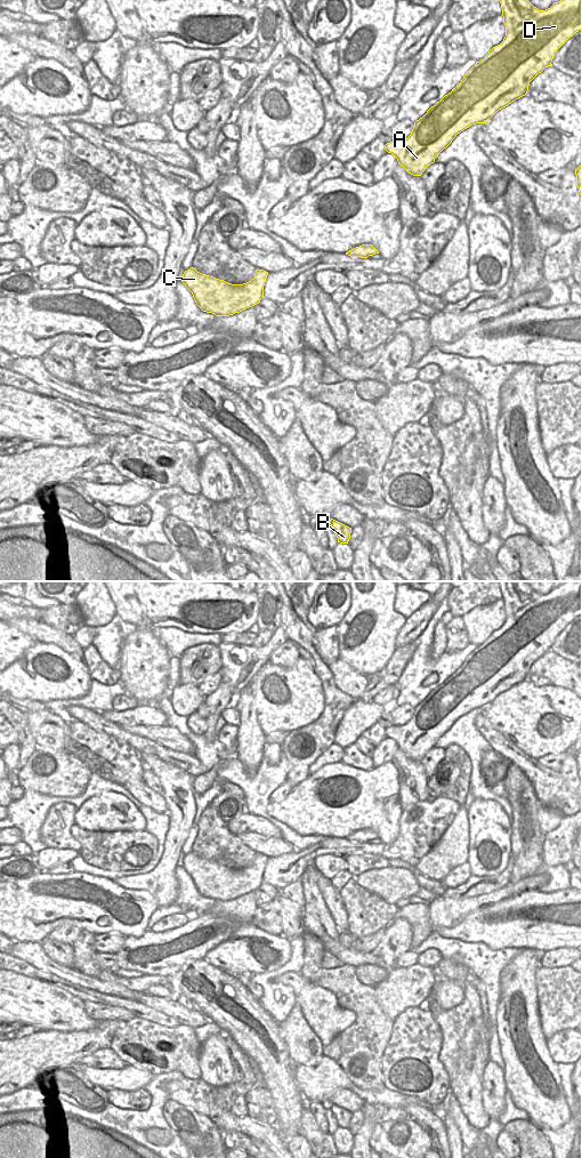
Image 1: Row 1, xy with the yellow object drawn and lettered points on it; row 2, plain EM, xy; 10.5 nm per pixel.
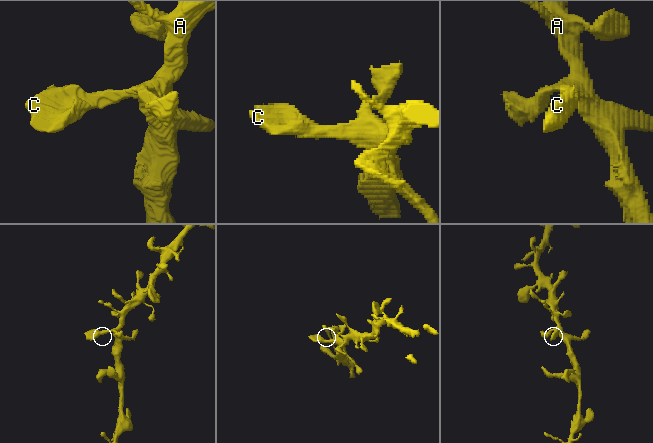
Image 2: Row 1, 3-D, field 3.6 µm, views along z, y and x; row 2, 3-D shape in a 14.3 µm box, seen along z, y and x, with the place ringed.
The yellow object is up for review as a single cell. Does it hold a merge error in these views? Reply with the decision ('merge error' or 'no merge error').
no merge error

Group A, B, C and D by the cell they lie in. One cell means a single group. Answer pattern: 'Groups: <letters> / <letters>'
Groups: A B C D

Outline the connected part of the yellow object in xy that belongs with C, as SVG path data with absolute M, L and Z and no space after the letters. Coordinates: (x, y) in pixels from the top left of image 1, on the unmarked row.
M191 852L184 857L181 867L203 896L229 901L260 887L267 860L268 857L257 853L251 866L232 869Z

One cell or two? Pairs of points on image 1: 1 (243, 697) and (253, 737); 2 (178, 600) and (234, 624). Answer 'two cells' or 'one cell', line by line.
1: one cell
2: one cell

